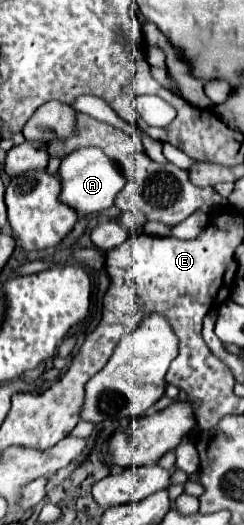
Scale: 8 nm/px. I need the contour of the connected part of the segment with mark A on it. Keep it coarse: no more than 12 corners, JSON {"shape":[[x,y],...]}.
{"shape":[[98,147],[62,159],[62,203],[112,207],[124,175]]}

